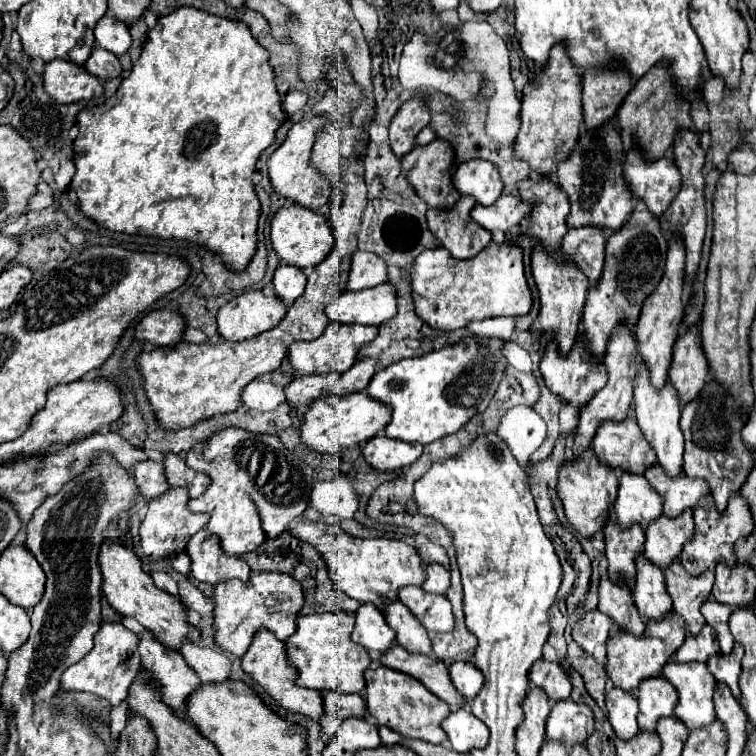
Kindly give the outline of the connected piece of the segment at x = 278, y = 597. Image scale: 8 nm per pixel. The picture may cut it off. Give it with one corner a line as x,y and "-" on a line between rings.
258,573
252,575
248,583
242,581
226,581
214,587
214,641
224,651
244,657
252,637
260,629
272,631
280,641
286,641
296,631
296,617
304,605
300,583
294,577
280,573

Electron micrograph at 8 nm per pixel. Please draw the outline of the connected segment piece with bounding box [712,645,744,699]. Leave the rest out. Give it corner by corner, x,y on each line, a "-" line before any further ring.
734,645
734,651
730,655
720,655
718,663
716,663
716,671
712,673
716,677
716,681
726,683
734,697
740,699
740,689
738,689
738,675
740,675
740,663
744,657
744,649
740,649
740,645

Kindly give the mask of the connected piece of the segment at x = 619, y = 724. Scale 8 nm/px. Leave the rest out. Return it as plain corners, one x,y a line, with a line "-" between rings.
612,689
606,693
606,709
608,719
622,741
630,741
638,735
638,701
636,697
628,697
628,693
620,693
620,689

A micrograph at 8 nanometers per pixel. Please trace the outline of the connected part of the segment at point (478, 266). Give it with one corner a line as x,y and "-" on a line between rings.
490,243
476,259
456,261
444,247
420,253
412,267
412,299
416,315
432,329
454,331
490,317
518,317
532,307
532,295
524,277
522,249
516,245

